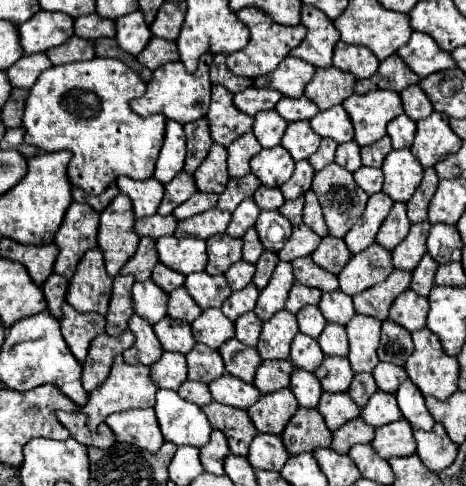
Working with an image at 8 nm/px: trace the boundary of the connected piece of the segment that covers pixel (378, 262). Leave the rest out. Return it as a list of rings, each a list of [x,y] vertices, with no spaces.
[[[371,244],[359,254],[353,254],[339,274],[339,290],[347,296],[355,296],[379,282],[383,282],[393,270],[391,252],[379,244]]]

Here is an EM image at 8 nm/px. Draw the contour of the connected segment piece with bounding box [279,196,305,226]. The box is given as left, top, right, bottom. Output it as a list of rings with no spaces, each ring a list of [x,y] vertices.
[[[299,196],[297,200],[287,200],[279,212],[293,224],[293,226],[299,226],[301,224],[301,212],[303,212],[303,196]]]

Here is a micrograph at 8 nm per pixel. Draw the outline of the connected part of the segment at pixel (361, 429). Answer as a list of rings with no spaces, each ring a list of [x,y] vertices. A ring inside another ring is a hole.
[[[355,418],[347,424],[343,424],[339,430],[333,432],[331,448],[337,454],[347,454],[347,450],[355,444],[369,444],[375,436],[375,428],[365,424],[361,418]]]

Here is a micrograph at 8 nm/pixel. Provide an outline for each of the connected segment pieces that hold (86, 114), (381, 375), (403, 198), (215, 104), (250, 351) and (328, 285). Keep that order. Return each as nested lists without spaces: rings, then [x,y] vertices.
[[[93,58],[87,62],[51,66],[39,80],[31,86],[29,98],[25,102],[23,128],[25,142],[37,146],[43,152],[51,150],[71,150],[73,158],[67,168],[69,182],[91,196],[99,196],[117,176],[129,176],[133,180],[147,180],[153,176],[153,168],[165,136],[165,118],[147,116],[141,118],[131,112],[129,100],[141,98],[145,94],[145,82],[115,58]]]
[[[379,362],[373,370],[373,376],[375,376],[375,382],[377,382],[379,390],[395,394],[399,384],[407,378],[407,372],[405,372],[405,368],[395,366],[391,362]]]
[[[409,148],[387,154],[381,170],[385,174],[383,192],[395,202],[407,202],[423,178],[423,168]]]
[[[213,86],[211,106],[207,112],[211,140],[221,146],[229,146],[241,134],[251,132],[253,116],[239,112],[233,104],[233,94],[223,86]]]
[[[231,338],[219,348],[219,354],[229,374],[241,378],[243,382],[253,382],[255,370],[261,364],[261,356],[255,348],[249,348],[241,344],[237,338]]]
[[[303,256],[303,258],[297,258],[291,262],[293,266],[293,274],[299,282],[303,282],[305,286],[313,286],[313,288],[319,288],[323,292],[333,292],[337,290],[337,276],[319,268],[311,256]]]

